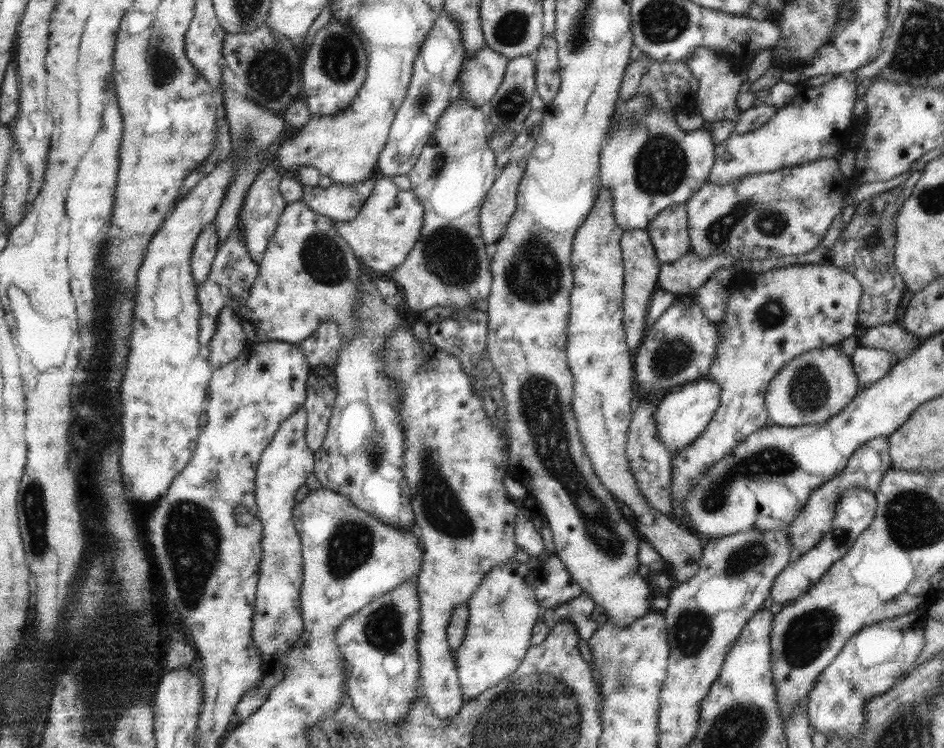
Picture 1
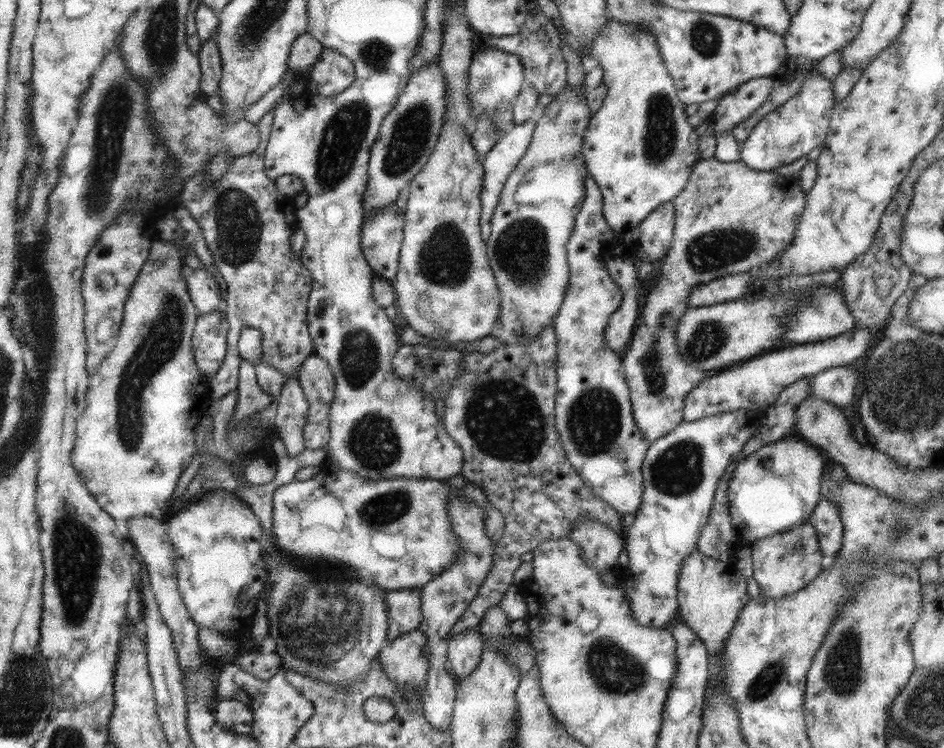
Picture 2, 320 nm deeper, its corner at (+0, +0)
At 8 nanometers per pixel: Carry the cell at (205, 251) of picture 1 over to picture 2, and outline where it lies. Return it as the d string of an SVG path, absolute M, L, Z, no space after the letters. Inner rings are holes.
M188 270L185 279L190 299L199 316L218 309L223 295L212 274L204 270Z

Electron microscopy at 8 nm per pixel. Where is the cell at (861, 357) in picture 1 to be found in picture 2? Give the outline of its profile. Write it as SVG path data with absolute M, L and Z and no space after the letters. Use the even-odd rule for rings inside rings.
M849 366L830 368L810 379L811 396L827 400L837 406L848 406L857 397L860 371Z

